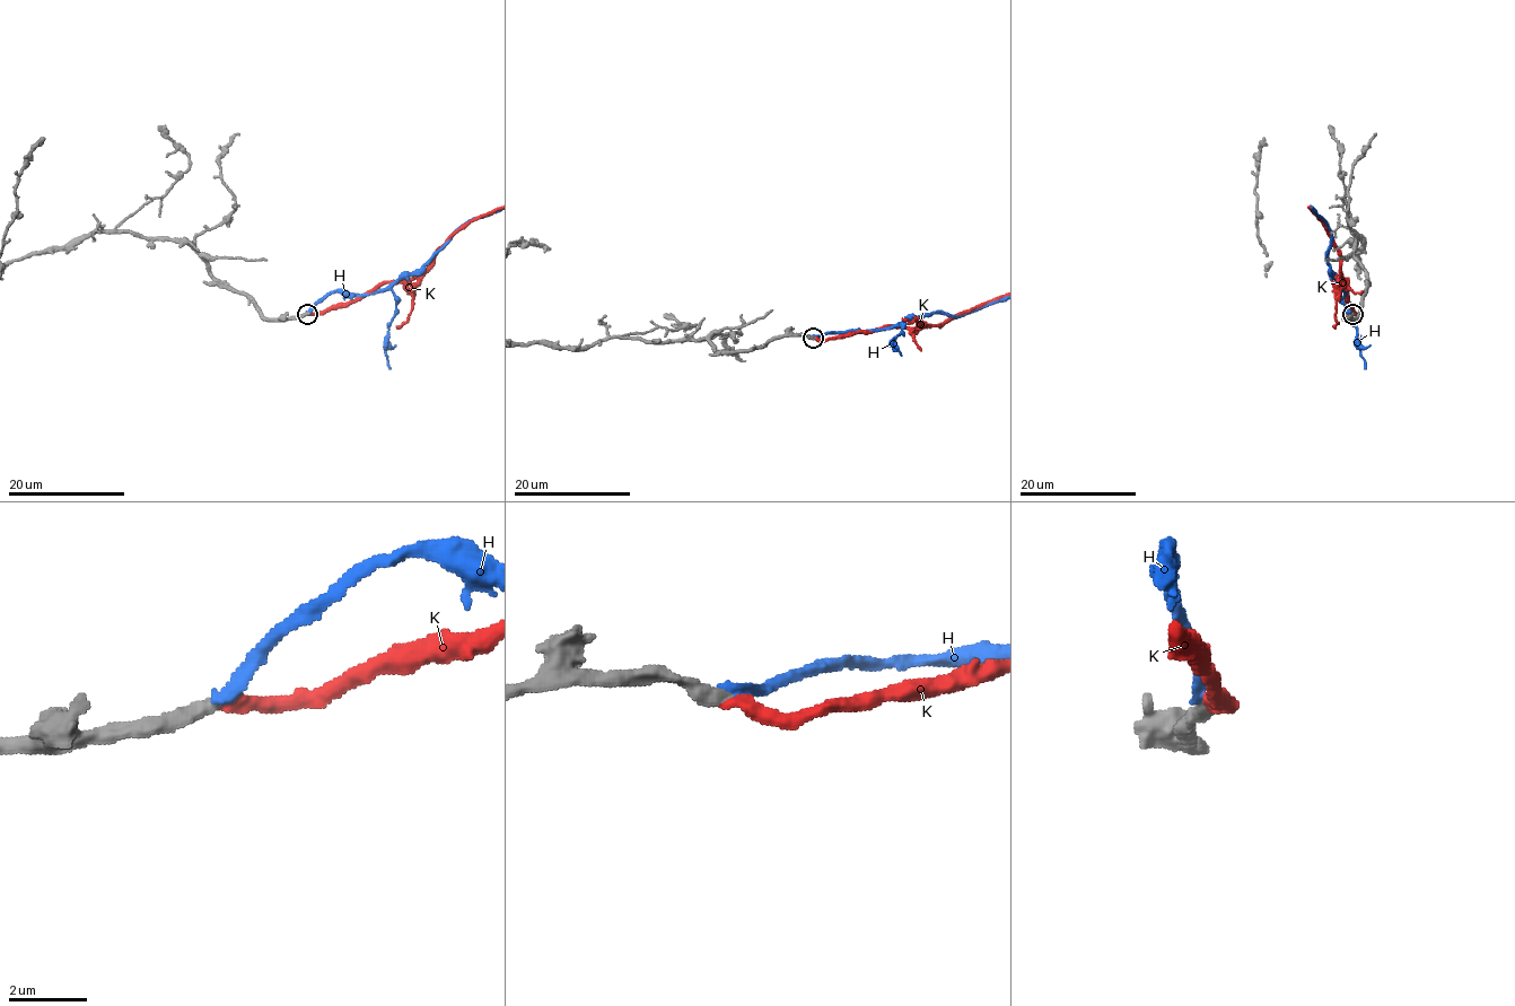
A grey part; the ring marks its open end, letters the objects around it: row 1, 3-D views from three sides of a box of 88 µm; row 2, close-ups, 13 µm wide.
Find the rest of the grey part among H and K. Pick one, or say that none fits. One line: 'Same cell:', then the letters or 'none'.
Same cell: K

